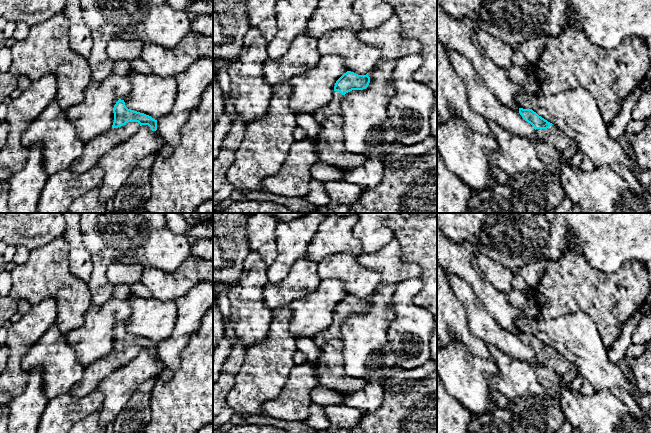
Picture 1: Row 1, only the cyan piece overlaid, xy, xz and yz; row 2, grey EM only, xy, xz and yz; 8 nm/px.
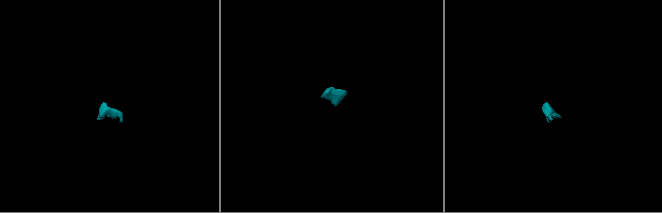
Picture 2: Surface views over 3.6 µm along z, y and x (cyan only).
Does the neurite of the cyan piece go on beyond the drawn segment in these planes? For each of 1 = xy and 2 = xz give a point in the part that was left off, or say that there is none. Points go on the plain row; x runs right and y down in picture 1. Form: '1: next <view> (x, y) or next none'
1: next none
2: next xz (330, 369)

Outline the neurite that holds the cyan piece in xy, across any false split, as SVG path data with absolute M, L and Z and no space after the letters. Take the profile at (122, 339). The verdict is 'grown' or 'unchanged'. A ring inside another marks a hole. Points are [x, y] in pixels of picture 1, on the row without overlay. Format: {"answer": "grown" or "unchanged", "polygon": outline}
{"answer": "unchanged", "polygon": "M118 324L114 329L114 346L112 352L118 352L128 346L138 346L140 350L148 349L152 355L157 354L157 344L144 337L128 333L124 324Z"}

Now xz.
{"answer": "grown", "polygon": "M347 295L336 305L332 324L313 338L314 343L321 349L321 355L316 362L318 385L343 396L358 391L366 385L366 380L348 377L344 372L341 327L346 317L366 313L369 307L370 301L367 298L358 299Z"}

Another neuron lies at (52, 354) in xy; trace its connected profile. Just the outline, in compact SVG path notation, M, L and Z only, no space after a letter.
M56 323L30 348L22 360L22 368L29 372L33 369L42 371L42 385L47 400L69 393L70 389L82 379L85 370L78 361L73 346L66 341L66 335L58 329Z

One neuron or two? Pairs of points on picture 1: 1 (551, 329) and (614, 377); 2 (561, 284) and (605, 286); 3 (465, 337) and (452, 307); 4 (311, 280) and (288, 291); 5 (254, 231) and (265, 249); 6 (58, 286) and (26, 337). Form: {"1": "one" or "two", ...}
{"1": "one", "2": "one", "3": "one", "4": "one", "5": "one", "6": "two"}

